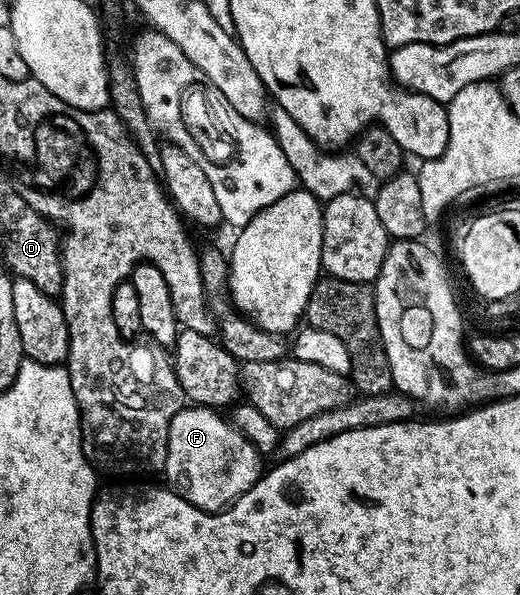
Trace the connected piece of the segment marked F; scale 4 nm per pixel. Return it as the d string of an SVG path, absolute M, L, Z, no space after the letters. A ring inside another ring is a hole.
M184 406L178 413L172 418L170 423L170 429L168 430L168 454L166 455L166 466L164 469L164 476L167 476L169 487L173 488L178 495L183 496L186 501L188 501L192 506L197 508L203 508L205 512L221 512L222 509L231 507L234 501L242 497L248 489L251 488L256 481L258 481L259 476L263 475L264 467L264 457L258 453L256 446L251 442L250 439L238 428L235 428L233 423L229 419L226 420L222 417L223 413L221 411L215 410L213 408L203 408L201 406Z

